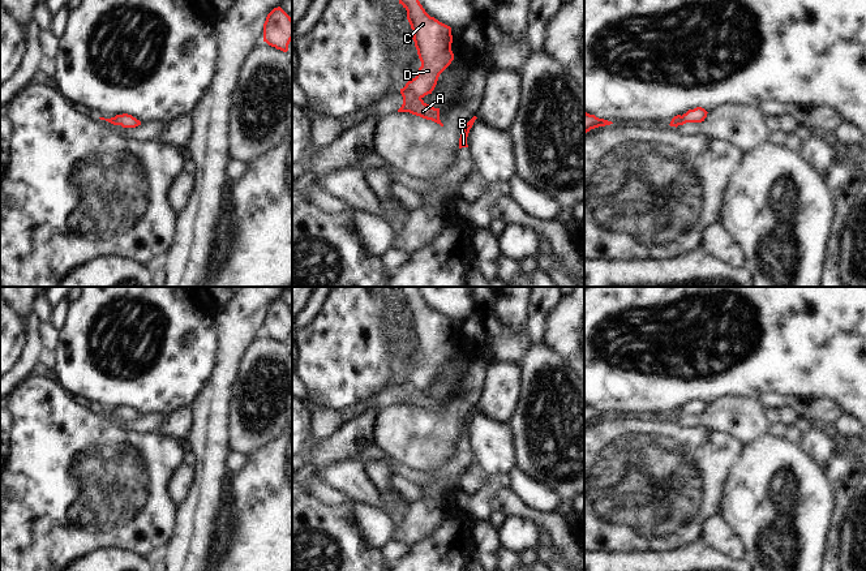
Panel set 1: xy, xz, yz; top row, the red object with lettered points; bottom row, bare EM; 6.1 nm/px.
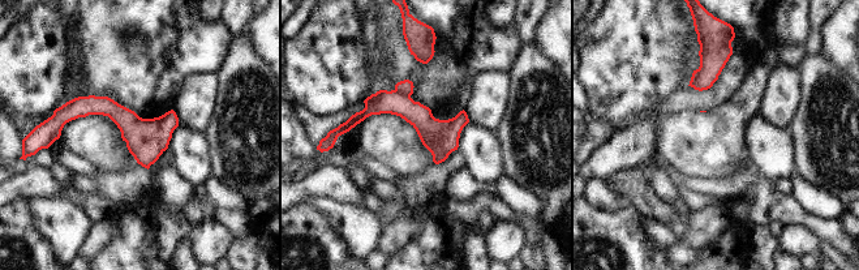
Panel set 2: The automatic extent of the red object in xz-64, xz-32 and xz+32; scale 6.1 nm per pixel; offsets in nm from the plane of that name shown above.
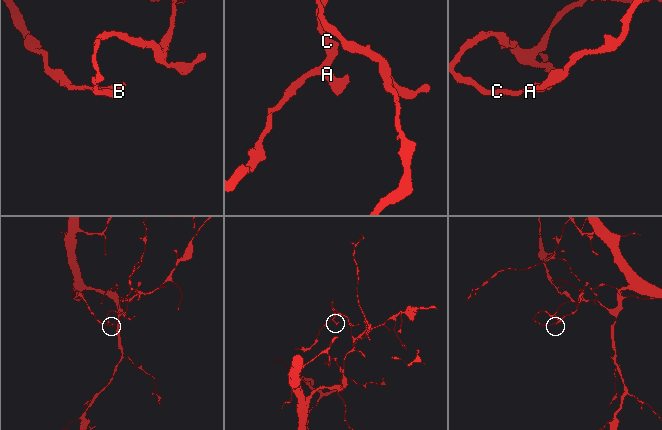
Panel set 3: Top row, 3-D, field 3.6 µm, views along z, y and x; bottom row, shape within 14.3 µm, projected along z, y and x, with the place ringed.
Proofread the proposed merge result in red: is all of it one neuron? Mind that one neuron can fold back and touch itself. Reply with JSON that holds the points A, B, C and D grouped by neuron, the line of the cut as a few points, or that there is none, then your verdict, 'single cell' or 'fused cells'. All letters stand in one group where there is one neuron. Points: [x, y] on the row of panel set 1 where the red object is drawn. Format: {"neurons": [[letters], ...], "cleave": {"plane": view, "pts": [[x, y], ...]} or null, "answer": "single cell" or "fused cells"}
{"neurons": [["A", "B"], ["C", "D"]], "cleave": {"plane": "xz", "pts": [[403, 87], [420, 98]]}, "answer": "fused cells"}

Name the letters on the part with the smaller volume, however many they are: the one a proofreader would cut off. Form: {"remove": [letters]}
{"remove": ["A", "B"]}

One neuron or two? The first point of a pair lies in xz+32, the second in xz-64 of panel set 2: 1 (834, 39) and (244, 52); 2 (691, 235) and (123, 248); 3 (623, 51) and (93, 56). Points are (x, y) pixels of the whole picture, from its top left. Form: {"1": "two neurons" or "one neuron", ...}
{"1": "two neurons", "2": "two neurons", "3": "two neurons"}

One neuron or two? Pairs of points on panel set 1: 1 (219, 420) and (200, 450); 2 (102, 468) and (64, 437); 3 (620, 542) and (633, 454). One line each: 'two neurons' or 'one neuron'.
1: one neuron
2: one neuron
3: one neuron

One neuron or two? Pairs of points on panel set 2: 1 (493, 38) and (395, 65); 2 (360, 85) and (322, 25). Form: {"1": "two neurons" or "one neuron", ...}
{"1": "one neuron", "2": "one neuron"}

